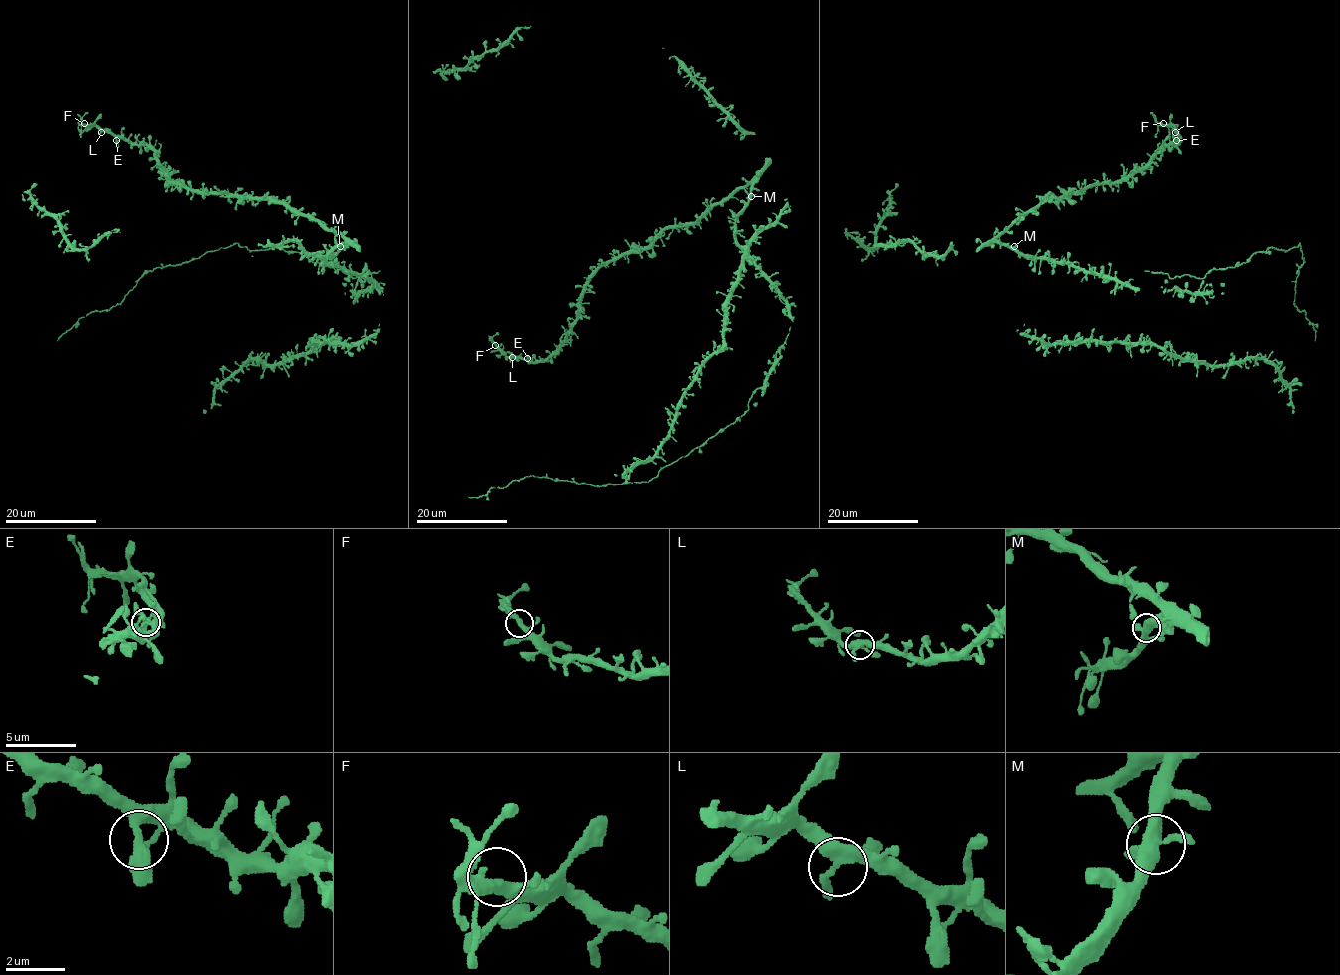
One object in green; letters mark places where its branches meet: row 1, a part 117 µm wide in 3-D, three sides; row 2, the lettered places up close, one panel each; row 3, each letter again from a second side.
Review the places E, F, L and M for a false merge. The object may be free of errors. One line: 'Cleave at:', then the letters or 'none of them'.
Cleave at: none of them

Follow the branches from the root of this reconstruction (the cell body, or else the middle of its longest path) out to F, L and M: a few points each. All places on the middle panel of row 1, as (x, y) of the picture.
F: (745, 251), (736, 214), (755, 178), (607, 260), (544, 359), (495, 345)
L: (745, 251), (736, 214), (755, 178), (694, 221), (607, 260), (586, 285), (567, 337), (544, 359), (512, 356)
M: (745, 251), (736, 237), (736, 214), (751, 196)

